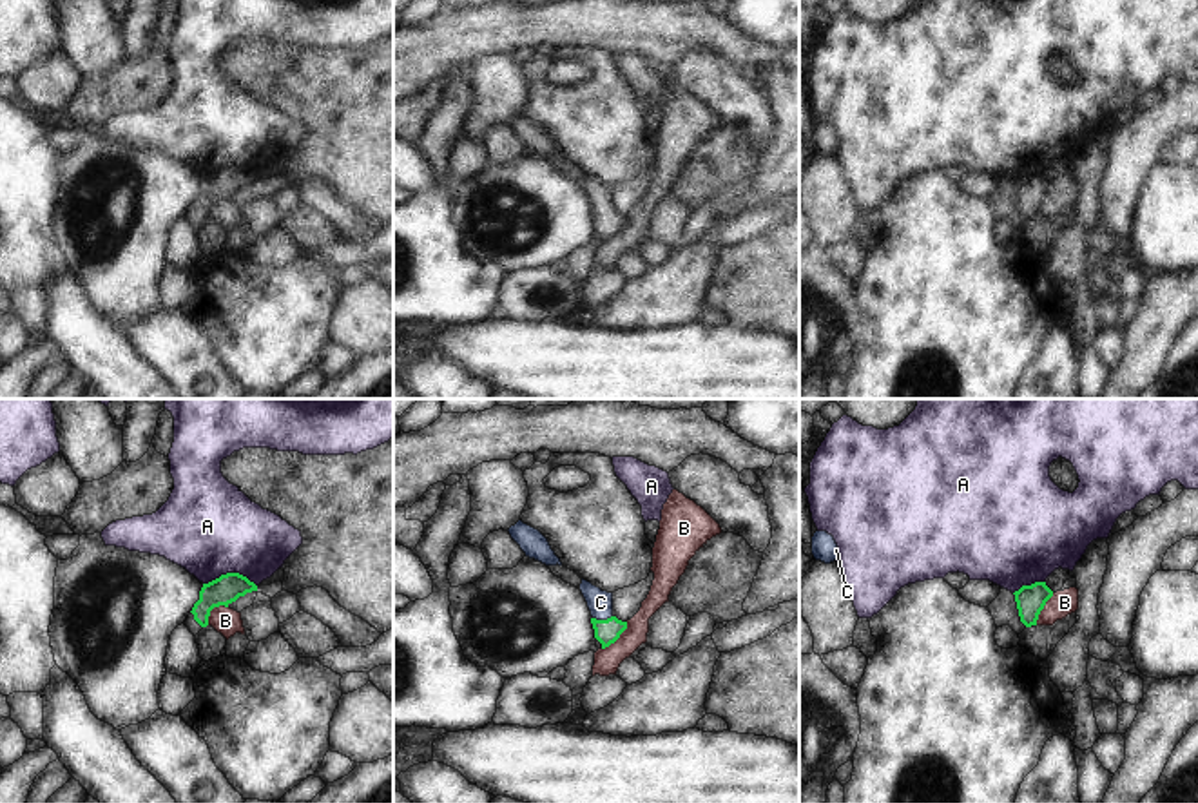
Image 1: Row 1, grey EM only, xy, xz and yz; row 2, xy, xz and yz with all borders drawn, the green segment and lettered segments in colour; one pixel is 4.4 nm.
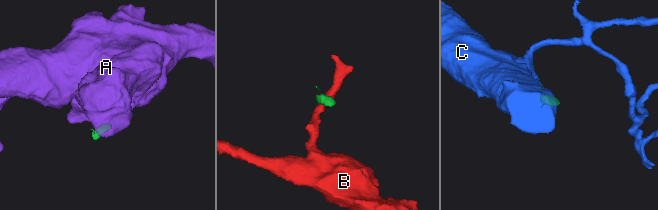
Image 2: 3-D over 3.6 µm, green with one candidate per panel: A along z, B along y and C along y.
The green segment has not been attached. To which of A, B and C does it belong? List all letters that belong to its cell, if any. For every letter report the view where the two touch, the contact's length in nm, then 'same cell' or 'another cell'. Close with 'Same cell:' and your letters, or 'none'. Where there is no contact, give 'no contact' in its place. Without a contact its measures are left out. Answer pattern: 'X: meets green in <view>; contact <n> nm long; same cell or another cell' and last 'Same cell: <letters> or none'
A: meets green in xy; contact 240 nm long; another cell
B: meets green in xz; contact 170 nm long; another cell
C: meets green in xz; contact 90 nm long; same cell
Same cell: C

